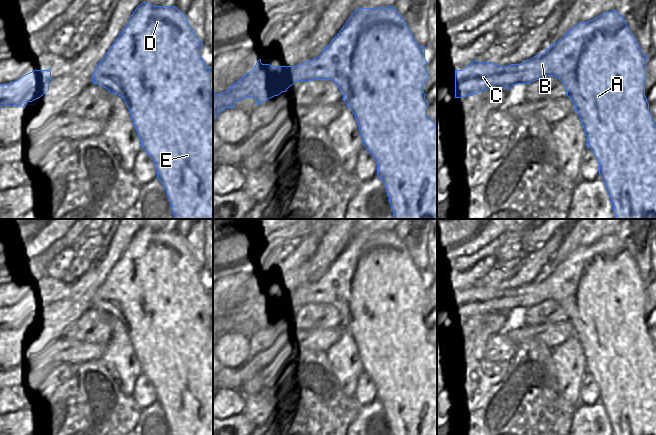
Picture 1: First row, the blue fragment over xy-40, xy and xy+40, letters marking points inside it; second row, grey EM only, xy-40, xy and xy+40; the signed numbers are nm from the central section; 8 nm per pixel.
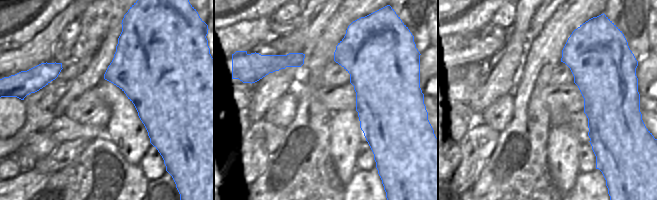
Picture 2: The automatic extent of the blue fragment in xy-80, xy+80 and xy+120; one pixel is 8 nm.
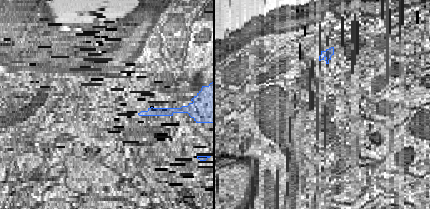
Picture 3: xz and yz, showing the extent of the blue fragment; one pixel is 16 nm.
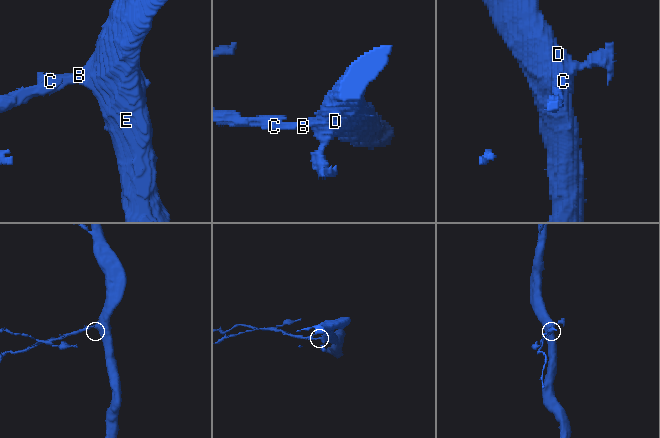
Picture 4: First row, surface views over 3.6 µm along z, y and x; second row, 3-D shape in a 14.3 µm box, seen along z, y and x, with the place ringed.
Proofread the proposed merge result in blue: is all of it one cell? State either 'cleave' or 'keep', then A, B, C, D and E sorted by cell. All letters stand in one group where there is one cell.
cleave | A B D E / C

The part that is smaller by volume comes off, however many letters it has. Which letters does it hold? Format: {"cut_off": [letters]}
{"cut_off": ["C"]}

